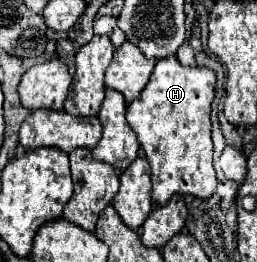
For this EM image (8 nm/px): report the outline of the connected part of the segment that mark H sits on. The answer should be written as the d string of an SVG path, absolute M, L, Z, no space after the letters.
M175 56L159 60L145 90L127 106L127 122L151 164L153 202L165 206L173 196L209 198L217 188L211 142L211 102L215 72L199 66L181 66Z

